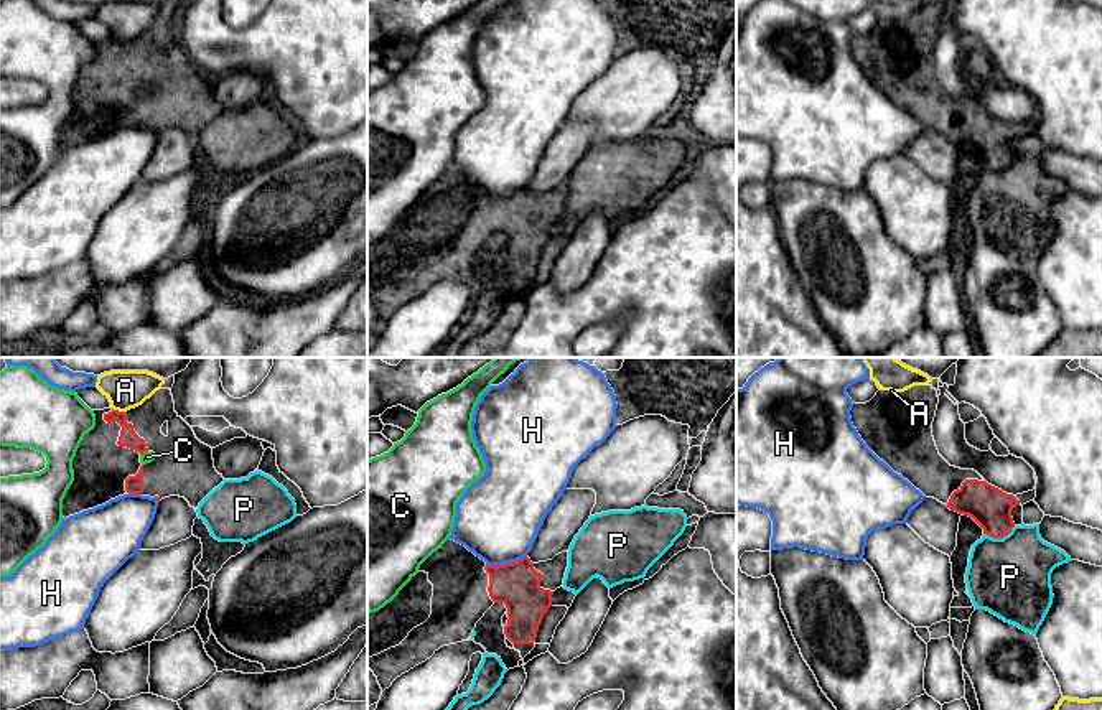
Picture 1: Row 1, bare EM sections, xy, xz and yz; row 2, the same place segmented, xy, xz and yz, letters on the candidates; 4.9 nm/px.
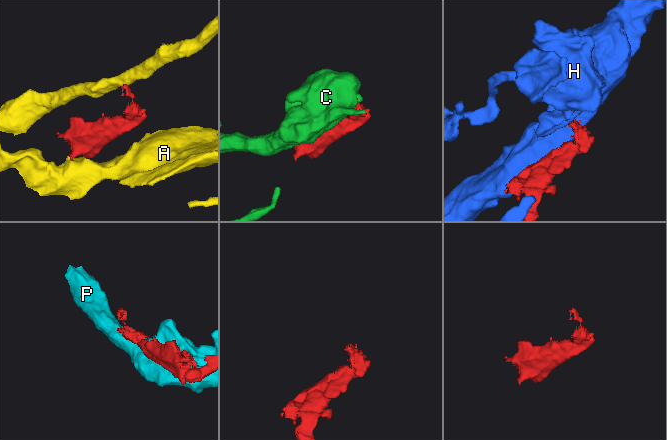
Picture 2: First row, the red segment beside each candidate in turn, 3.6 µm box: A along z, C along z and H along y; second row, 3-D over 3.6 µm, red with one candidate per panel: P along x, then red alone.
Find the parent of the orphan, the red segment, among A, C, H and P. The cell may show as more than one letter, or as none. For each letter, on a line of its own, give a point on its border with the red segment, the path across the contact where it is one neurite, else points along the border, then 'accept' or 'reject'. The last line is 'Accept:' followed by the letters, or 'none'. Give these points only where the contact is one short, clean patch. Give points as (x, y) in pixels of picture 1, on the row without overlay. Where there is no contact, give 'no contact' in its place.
A: contact xy (117, 42); reject
C: contact xy (144, 83); border xy (147, 81), (140, 86); reject
H: contact xz (506, 195); reject
P: contact yz (999, 168); reject
Accept: none

